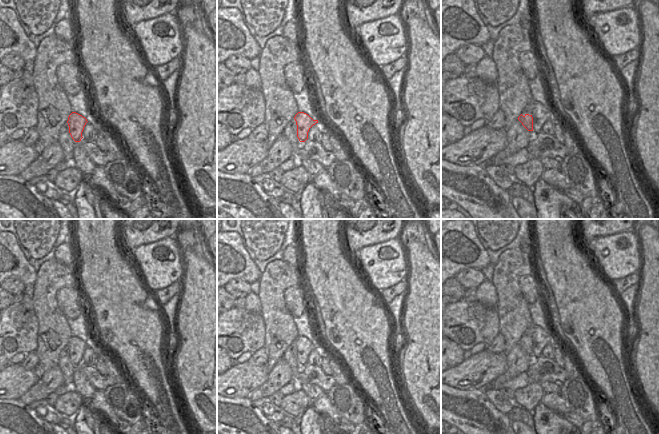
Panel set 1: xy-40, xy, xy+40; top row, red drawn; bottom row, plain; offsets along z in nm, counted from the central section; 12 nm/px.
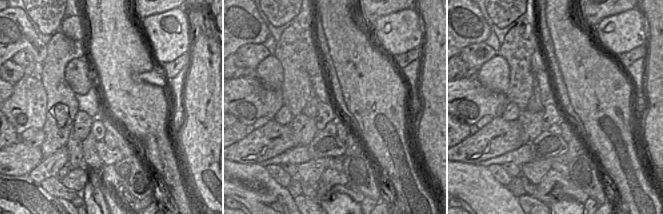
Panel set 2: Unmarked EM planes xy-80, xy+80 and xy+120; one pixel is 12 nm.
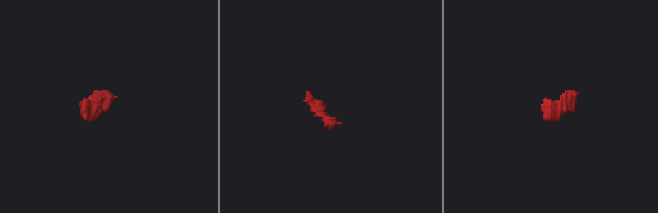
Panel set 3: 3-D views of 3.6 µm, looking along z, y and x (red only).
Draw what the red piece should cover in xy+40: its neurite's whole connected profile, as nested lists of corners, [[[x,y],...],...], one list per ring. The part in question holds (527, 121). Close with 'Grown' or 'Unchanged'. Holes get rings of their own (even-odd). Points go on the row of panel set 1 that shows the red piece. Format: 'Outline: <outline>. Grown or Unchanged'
Outline: [[[533,100],[527,107],[531,110],[532,114],[525,114],[524,116],[521,114],[518,120],[528,131],[532,131],[533,134],[541,132],[545,122],[556,120],[552,108],[548,104],[543,105]]]. Grown

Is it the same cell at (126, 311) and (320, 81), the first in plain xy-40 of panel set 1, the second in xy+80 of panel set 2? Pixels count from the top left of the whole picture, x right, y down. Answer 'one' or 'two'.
two

